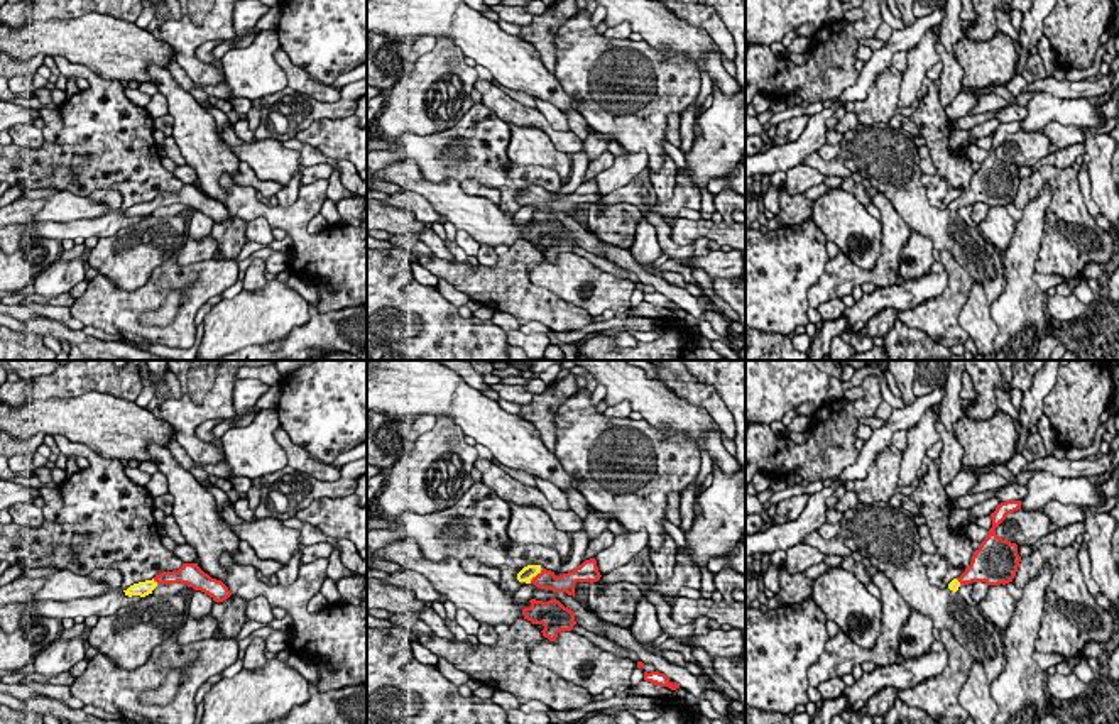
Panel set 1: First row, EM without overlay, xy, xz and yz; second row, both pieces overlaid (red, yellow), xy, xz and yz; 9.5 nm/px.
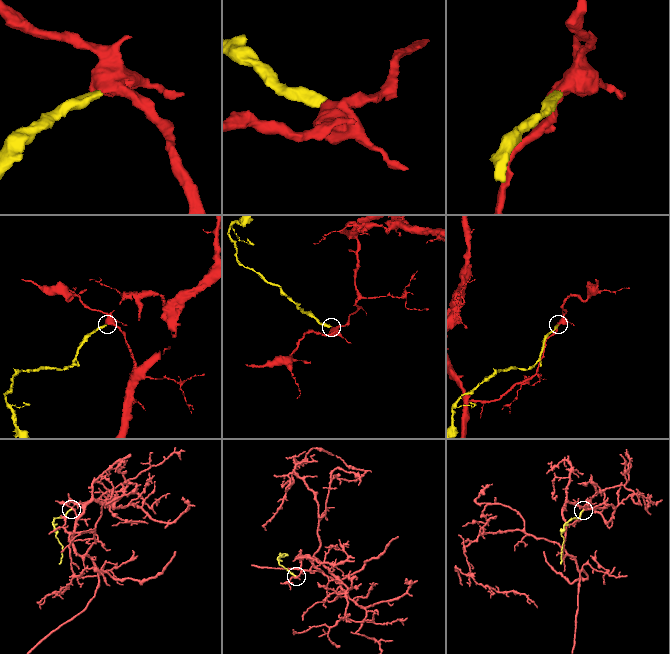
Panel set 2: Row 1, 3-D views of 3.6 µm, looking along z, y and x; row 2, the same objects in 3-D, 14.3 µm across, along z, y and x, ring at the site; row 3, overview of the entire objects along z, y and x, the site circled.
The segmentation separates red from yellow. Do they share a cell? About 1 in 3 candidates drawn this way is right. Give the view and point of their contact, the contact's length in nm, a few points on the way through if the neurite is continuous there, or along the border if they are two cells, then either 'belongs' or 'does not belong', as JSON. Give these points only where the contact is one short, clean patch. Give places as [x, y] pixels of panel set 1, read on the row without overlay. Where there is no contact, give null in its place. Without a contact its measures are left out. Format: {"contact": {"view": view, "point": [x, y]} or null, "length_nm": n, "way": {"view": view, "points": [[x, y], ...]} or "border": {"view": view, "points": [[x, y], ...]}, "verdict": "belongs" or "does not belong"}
{"contact": {"view": "xy", "point": [156, 202]}, "length_nm": 70, "way": {"view": "xy", "points": [[181, 197], [156, 202], [142, 210]]}, "verdict": "belongs"}

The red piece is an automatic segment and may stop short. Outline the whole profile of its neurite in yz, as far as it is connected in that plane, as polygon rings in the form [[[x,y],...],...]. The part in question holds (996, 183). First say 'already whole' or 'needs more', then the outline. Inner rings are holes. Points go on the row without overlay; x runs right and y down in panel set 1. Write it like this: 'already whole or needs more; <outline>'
already whole; [[[1006,122],[996,129],[991,135],[992,149],[989,151],[987,159],[974,173],[970,186],[958,198],[960,205],[985,203],[987,206],[1006,206],[1013,203],[1021,183],[1018,166],[999,159],[996,149],[1007,135],[1018,130],[1021,130],[1021,122]]]

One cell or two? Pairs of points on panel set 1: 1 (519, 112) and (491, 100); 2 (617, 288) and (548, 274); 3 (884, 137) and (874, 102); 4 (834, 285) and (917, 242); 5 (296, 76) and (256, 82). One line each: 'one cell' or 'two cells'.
1: one cell
2: one cell
3: two cells
4: two cells
5: two cells

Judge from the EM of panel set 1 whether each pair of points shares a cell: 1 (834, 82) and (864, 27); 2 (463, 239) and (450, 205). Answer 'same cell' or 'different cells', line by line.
1: same cell
2: different cells

